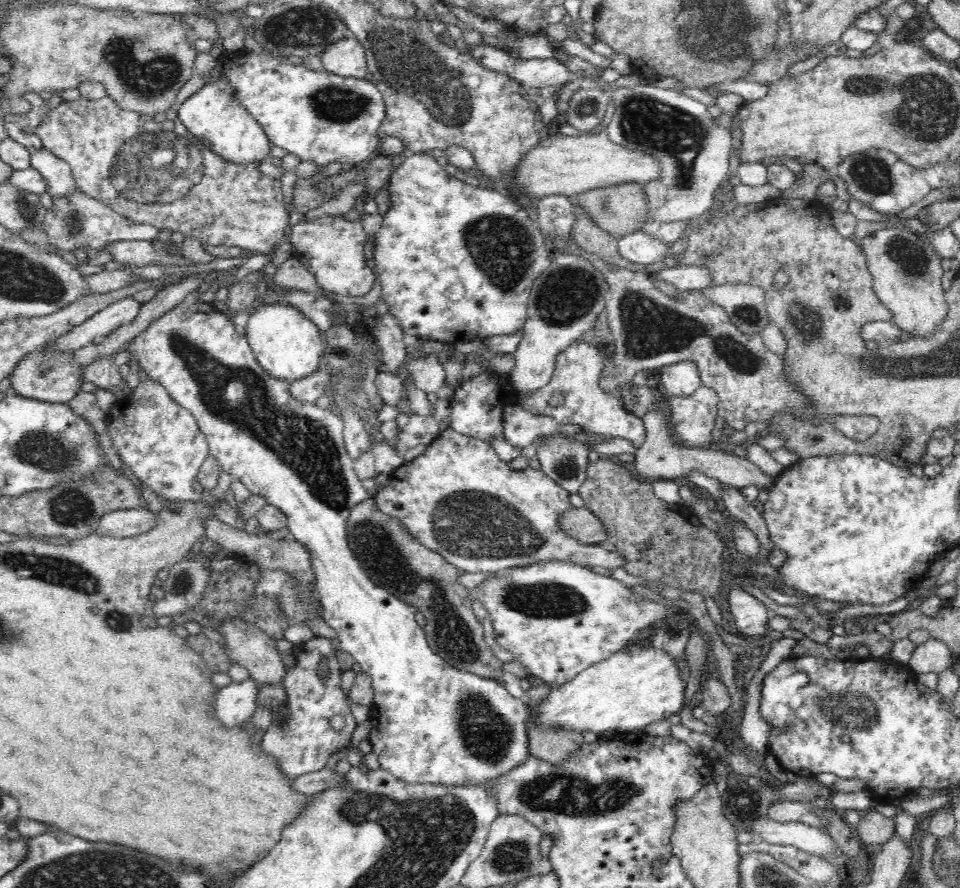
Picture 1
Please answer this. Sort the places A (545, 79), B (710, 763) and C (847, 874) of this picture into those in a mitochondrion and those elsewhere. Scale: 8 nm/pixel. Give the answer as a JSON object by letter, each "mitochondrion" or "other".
{"A":"other","B":"other","C":"other"}

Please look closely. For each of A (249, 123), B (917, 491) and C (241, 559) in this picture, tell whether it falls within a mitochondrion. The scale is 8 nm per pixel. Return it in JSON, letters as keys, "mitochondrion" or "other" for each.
{"A":"other","B":"other","C":"other"}

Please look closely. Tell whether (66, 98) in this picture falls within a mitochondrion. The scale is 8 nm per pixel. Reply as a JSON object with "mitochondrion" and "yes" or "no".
{"mitochondrion":"no"}

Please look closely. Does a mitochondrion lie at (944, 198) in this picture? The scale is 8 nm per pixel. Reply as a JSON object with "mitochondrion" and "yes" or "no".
{"mitochondrion":"no"}

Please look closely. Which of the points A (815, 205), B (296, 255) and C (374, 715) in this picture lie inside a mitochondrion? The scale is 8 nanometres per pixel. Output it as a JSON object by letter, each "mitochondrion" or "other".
{"A":"other","B":"other","C":"other"}

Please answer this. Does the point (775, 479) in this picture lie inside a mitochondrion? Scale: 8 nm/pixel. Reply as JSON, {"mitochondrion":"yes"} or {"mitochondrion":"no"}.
{"mitochondrion":"no"}

